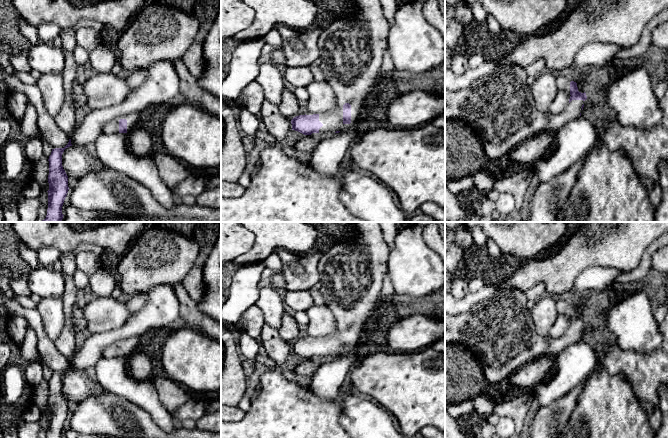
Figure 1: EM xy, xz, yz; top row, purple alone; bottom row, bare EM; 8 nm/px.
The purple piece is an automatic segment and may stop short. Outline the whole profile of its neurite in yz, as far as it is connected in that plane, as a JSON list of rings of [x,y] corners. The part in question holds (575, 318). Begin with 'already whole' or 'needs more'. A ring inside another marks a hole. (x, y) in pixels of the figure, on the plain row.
already whole; [[[574,305],[570,306],[570,323],[569,323],[569,327],[572,324],[583,324],[585,325],[587,323],[586,317],[581,317],[578,315],[578,311],[577,311],[577,307]]]

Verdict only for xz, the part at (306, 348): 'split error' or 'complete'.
complete

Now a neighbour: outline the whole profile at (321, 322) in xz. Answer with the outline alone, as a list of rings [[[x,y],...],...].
[[[313,305],[306,313],[308,315],[306,327],[309,336],[320,338],[335,332],[336,322],[334,316],[326,305]]]

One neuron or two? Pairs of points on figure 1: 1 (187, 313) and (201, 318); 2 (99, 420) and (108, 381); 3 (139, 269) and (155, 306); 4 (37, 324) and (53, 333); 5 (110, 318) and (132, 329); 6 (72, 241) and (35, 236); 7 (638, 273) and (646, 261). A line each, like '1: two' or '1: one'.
1: one
2: two
3: two
4: two
5: two
6: one
7: one

